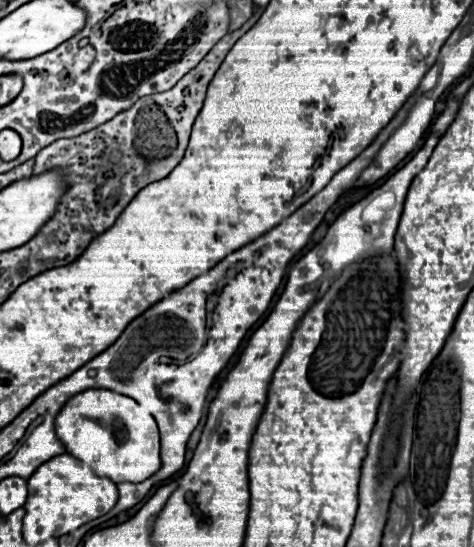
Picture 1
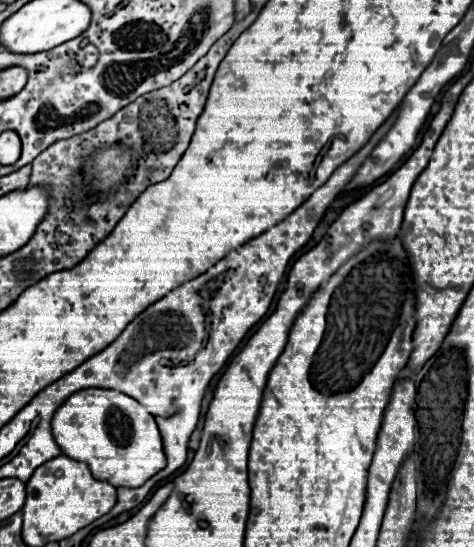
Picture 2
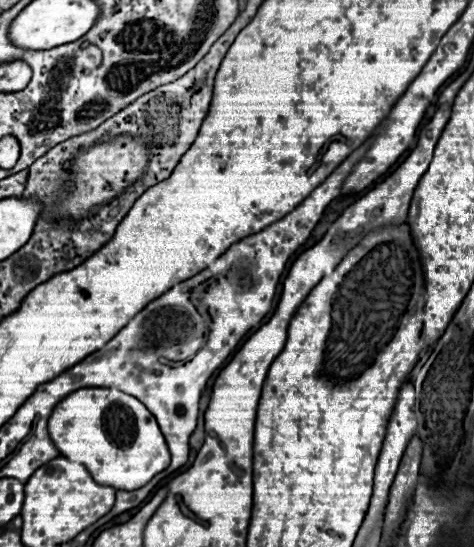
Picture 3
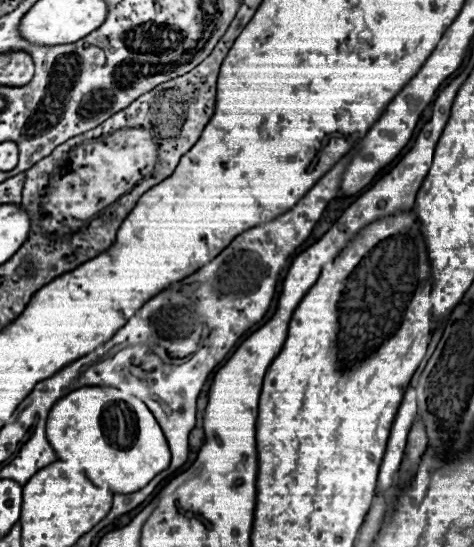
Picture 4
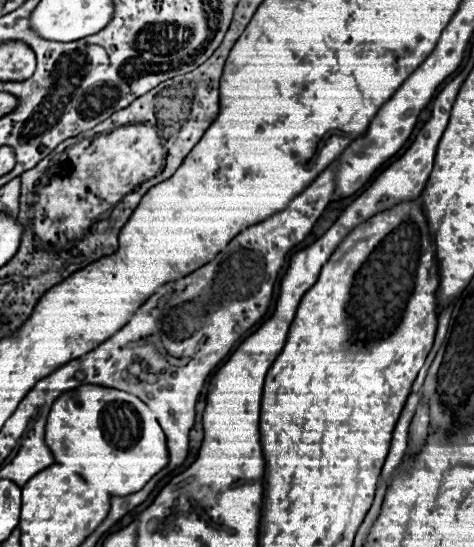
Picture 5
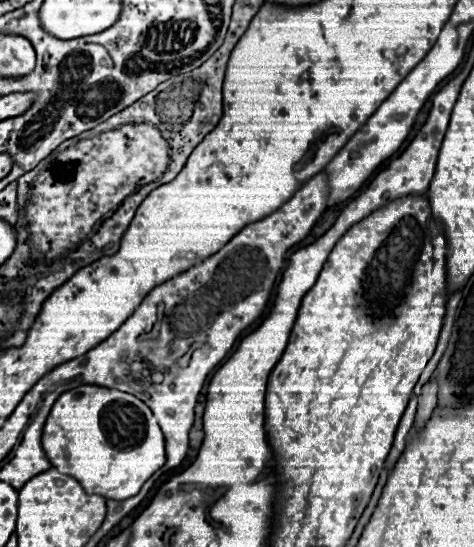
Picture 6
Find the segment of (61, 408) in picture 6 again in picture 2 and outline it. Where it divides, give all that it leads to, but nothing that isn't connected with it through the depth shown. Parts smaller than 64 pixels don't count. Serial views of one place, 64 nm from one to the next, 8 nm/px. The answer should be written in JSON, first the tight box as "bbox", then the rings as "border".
{"bbox":[52,388,166,488],"border":[[[88,388],[88,390],[80,390],[72,394],[54,414],[52,434],[54,434],[56,444],[62,448],[62,454],[72,456],[74,460],[84,460],[88,468],[92,468],[92,476],[96,476],[98,480],[108,480],[110,484],[116,484],[116,488],[118,486],[136,488],[166,466],[162,438],[154,422],[154,416],[148,414],[144,406],[138,404],[134,398],[120,394],[116,390]]]}

